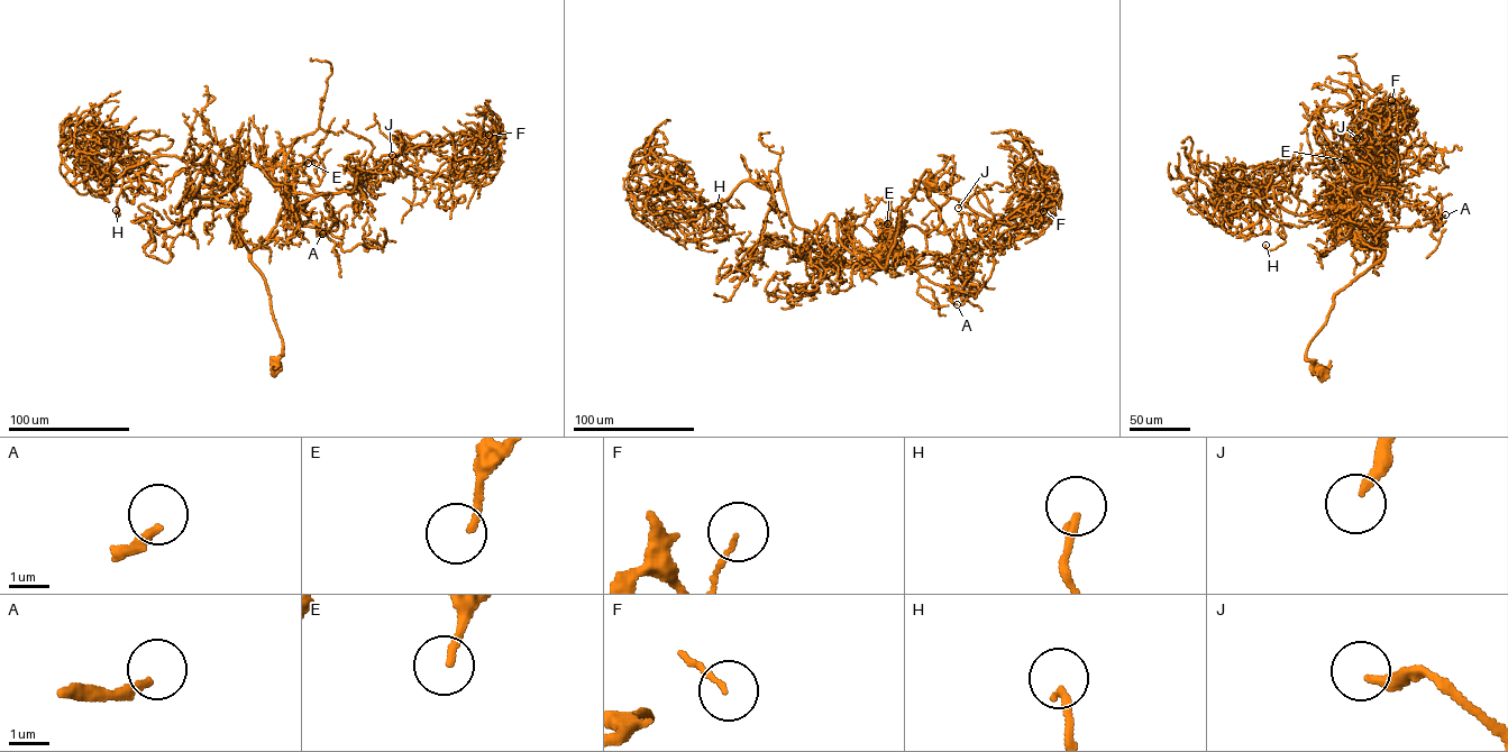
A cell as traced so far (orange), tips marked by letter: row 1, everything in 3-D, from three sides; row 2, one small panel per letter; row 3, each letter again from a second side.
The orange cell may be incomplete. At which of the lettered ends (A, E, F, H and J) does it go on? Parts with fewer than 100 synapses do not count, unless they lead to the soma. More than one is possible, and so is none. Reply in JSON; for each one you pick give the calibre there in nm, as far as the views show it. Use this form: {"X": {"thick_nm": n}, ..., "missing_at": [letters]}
{"A": {"thick_nm": 200}, "missing_at": ["A"]}

